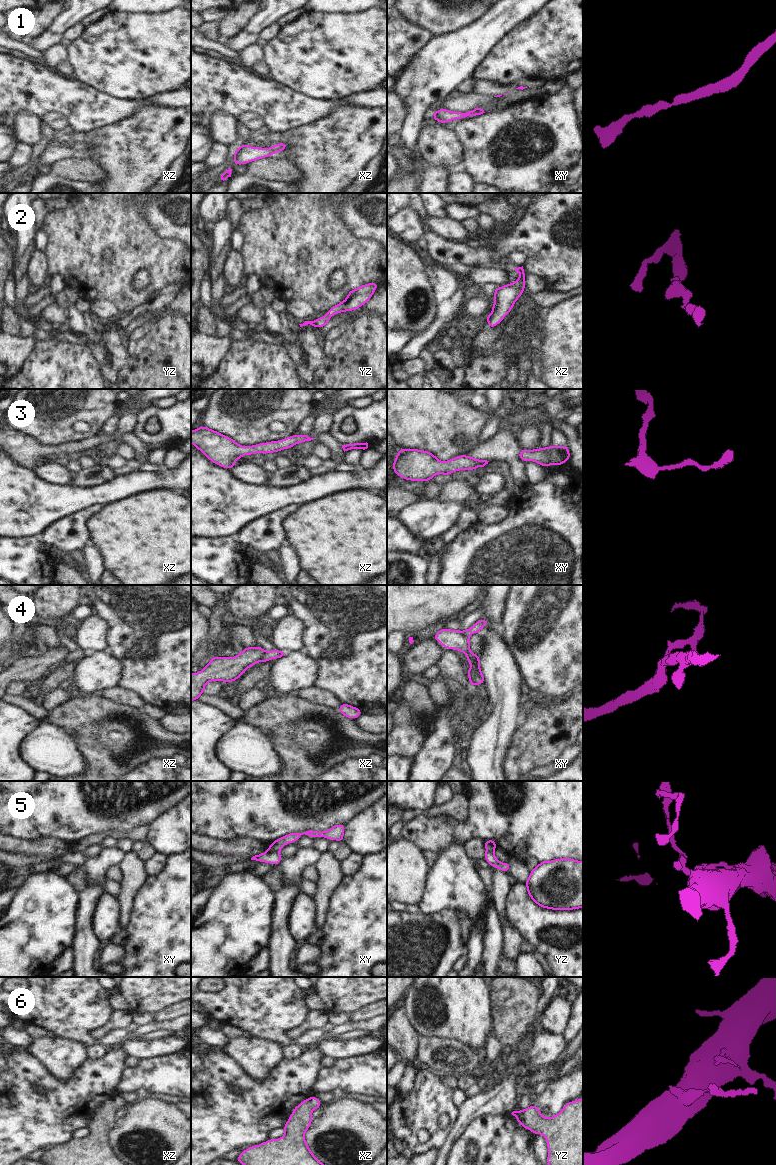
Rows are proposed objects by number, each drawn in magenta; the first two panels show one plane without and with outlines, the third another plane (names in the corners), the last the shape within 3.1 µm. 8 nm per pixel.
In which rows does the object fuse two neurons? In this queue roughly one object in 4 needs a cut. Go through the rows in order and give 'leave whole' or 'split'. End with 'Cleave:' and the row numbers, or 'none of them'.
1: leave whole
2: leave whole
3: leave whole
4: split
5: split
6: leave whole
Cleave: 4, 5

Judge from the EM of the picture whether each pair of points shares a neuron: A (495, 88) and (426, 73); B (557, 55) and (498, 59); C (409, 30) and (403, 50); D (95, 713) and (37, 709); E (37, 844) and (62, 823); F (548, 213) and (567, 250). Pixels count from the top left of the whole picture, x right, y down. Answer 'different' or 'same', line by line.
A: different
B: same
C: same
D: different
E: different
F: same

